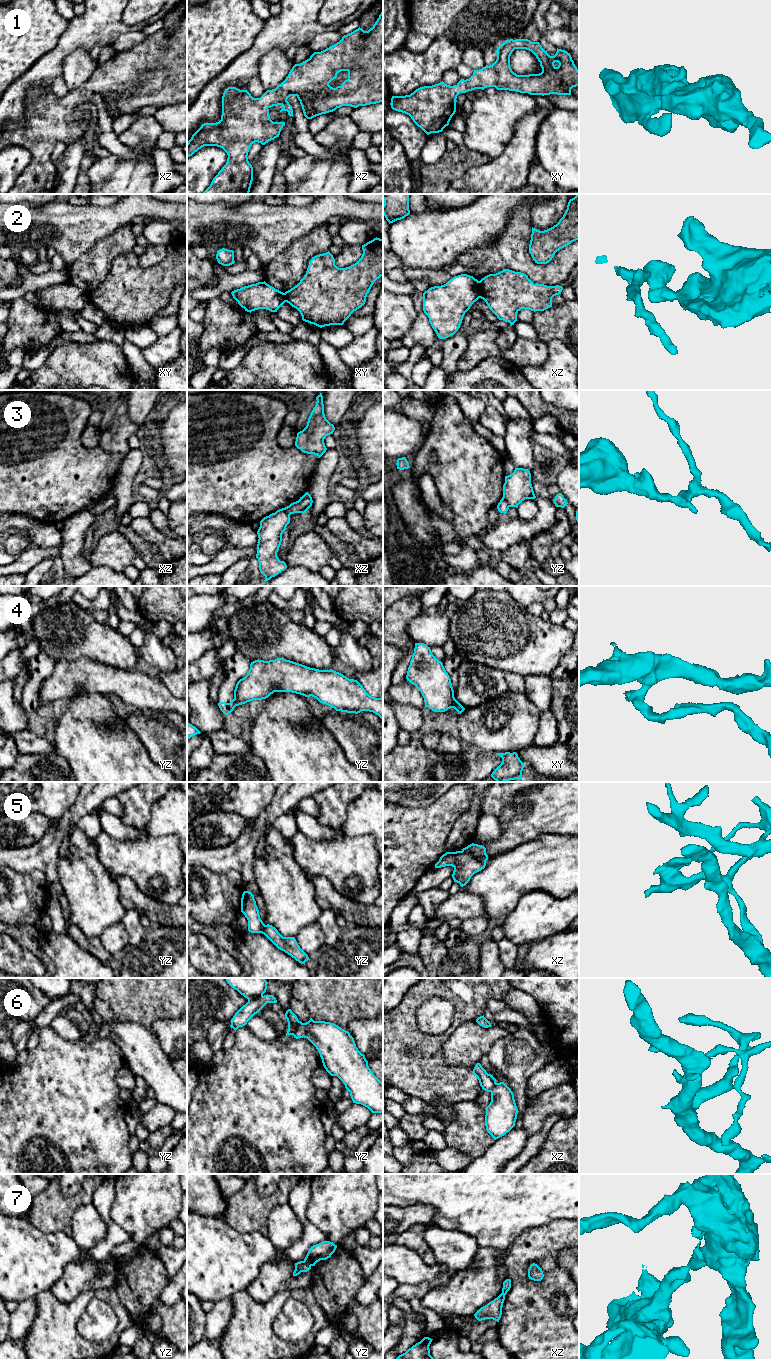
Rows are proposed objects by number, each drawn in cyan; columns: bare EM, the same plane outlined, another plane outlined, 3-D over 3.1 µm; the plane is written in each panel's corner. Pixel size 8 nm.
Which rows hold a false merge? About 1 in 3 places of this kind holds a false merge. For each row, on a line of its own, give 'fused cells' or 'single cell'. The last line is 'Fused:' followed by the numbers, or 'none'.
1: single cell
2: fused cells
3: fused cells
4: fused cells
5: fused cells
6: fused cells
7: fused cells
Fused: 2, 3, 4, 5, 6, 7

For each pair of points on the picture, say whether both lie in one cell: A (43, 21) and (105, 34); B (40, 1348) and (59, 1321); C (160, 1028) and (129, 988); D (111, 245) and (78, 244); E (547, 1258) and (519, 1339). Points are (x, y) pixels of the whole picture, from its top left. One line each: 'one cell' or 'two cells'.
A: two cells
B: one cell
C: two cells
D: two cells
E: one cell

